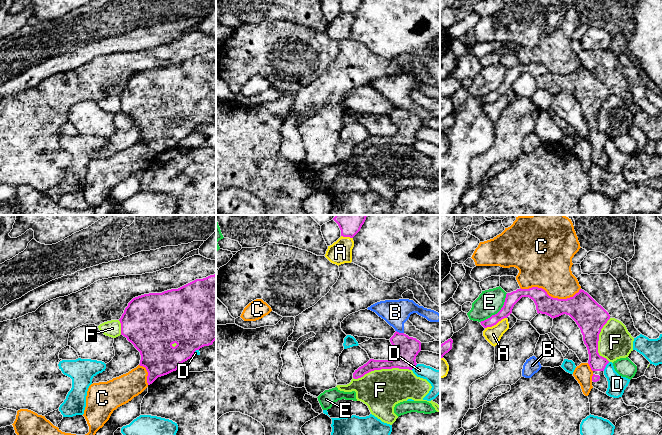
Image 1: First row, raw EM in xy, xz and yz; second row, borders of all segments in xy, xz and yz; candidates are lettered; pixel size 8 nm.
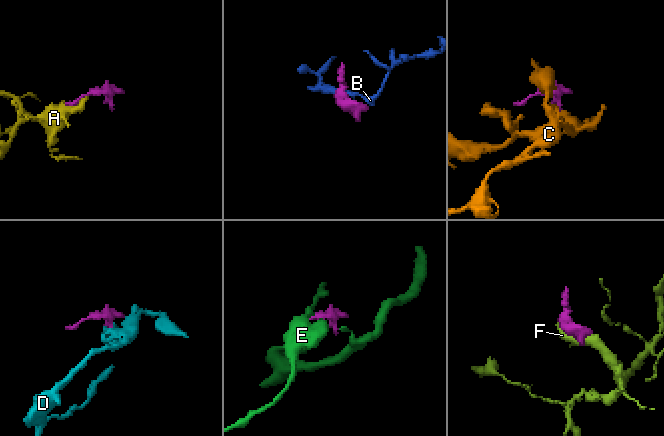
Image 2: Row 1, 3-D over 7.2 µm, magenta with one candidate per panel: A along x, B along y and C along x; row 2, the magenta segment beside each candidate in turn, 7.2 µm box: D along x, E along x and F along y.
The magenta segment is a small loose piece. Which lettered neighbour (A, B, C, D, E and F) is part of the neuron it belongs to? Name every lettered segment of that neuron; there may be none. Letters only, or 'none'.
none

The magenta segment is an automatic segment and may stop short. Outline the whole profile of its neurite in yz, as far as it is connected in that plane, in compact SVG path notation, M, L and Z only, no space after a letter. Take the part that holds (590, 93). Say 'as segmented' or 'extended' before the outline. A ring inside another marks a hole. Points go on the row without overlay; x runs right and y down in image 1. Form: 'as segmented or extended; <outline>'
extended; M520 64L507 69L501 86L490 94L481 97L481 101L484 104L492 103L502 95L507 94L512 89L514 81L522 73L529 73L534 77L538 90L546 90L553 95L566 90L576 98L589 130L588 140L593 147L592 162L606 170L608 157L604 151L604 145L609 137L599 131L598 117L601 105L610 95L609 89L582 65L573 73L558 75L549 72L542 64Z

